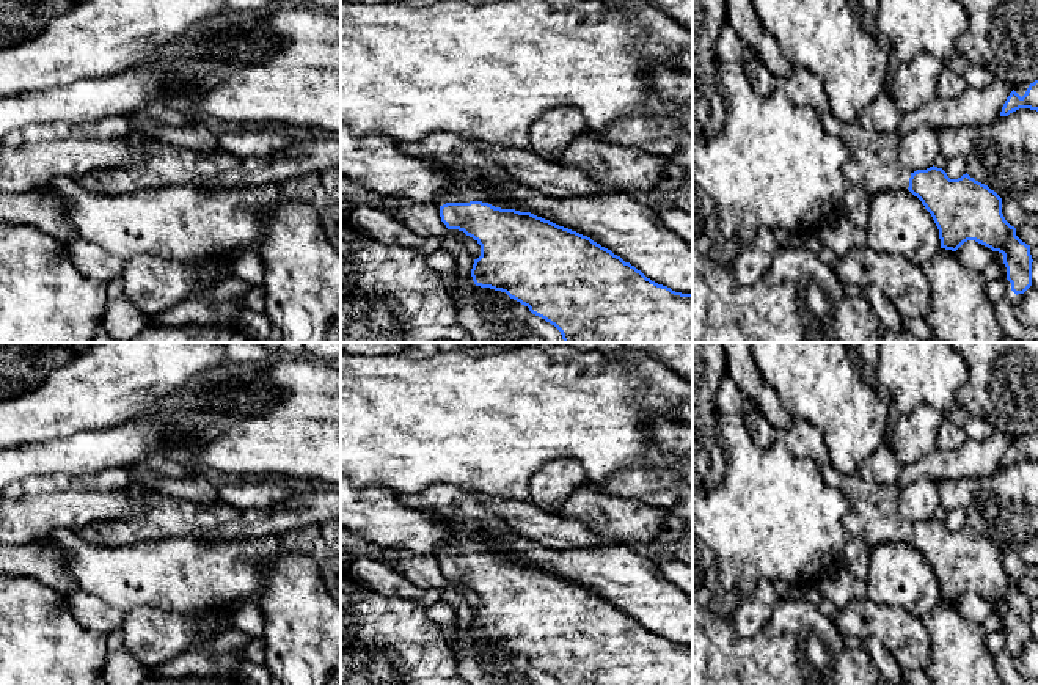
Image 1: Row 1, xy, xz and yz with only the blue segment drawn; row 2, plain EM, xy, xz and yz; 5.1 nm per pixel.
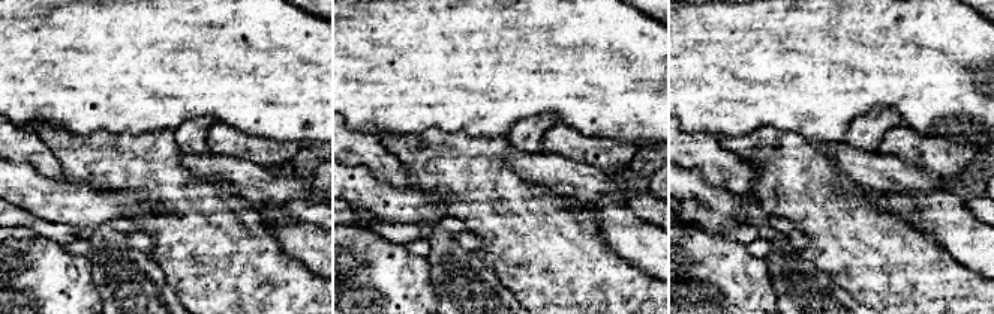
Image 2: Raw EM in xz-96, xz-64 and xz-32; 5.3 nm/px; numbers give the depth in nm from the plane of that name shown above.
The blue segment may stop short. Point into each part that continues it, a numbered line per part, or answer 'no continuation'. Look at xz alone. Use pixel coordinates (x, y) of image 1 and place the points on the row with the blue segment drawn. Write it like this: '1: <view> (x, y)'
1: xz (475, 176)

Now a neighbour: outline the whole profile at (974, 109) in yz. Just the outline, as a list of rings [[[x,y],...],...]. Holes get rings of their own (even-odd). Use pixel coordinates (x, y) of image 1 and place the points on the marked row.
[[[994,79],[983,90],[967,88],[958,97],[933,97],[911,113],[903,113],[897,127],[900,137],[917,127],[942,129],[980,129],[1000,118],[1002,107],[1013,91],[1003,80]]]

